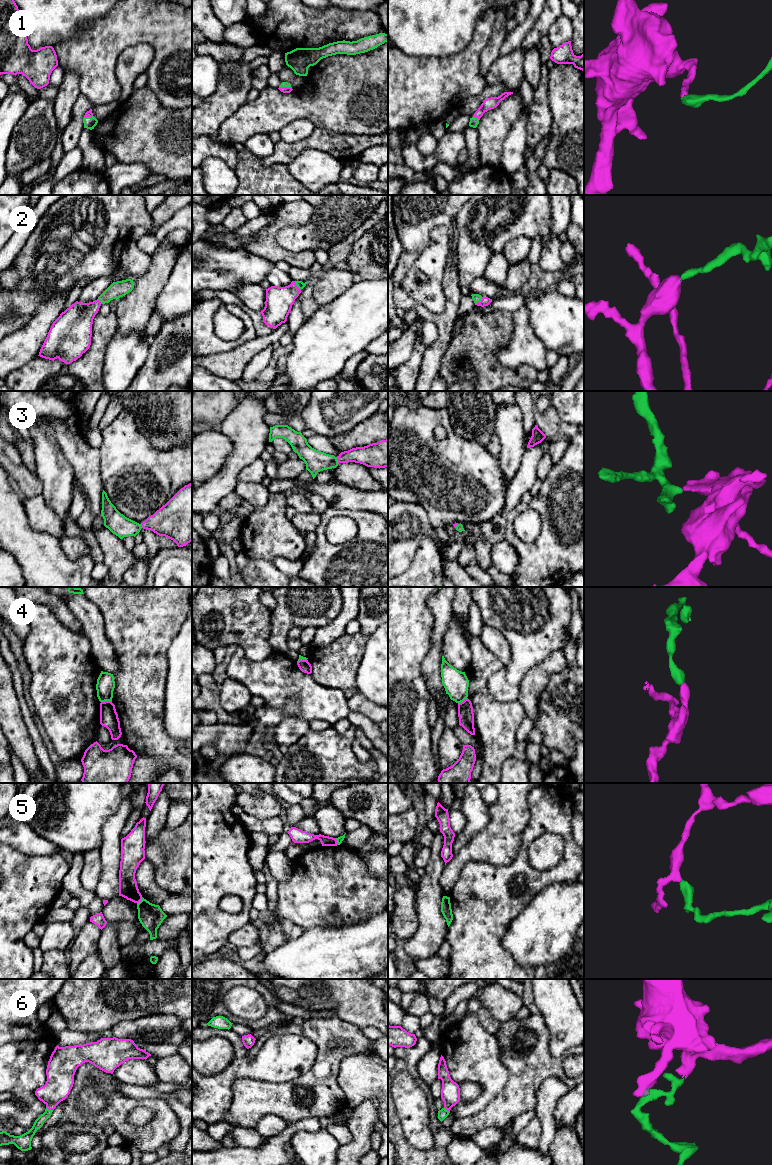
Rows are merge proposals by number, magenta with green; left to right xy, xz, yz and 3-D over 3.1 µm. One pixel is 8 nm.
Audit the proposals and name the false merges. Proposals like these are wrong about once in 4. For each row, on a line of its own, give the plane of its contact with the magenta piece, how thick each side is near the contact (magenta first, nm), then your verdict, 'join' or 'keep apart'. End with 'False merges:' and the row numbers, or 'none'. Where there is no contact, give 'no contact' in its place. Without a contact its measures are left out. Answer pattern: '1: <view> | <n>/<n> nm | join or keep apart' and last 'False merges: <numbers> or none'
1: yz | 100/70 nm | join
2: xz | 220/60 nm | join
3: xz | 160/170 nm | join
4: xy | 140/150 nm | keep apart
5: xy | 150/200 nm | keep apart
6: xy | 220/70 nm | join
False merges: 4, 5

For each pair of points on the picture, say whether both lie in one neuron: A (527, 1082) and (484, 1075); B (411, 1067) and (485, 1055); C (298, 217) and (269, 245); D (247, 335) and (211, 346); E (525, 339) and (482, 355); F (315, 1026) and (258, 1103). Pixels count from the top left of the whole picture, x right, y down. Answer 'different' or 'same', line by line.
A: different
B: different
C: same
D: same
E: different
F: same

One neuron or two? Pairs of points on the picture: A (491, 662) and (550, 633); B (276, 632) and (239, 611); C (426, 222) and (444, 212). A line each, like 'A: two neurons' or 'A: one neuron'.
A: two neurons
B: two neurons
C: one neuron

